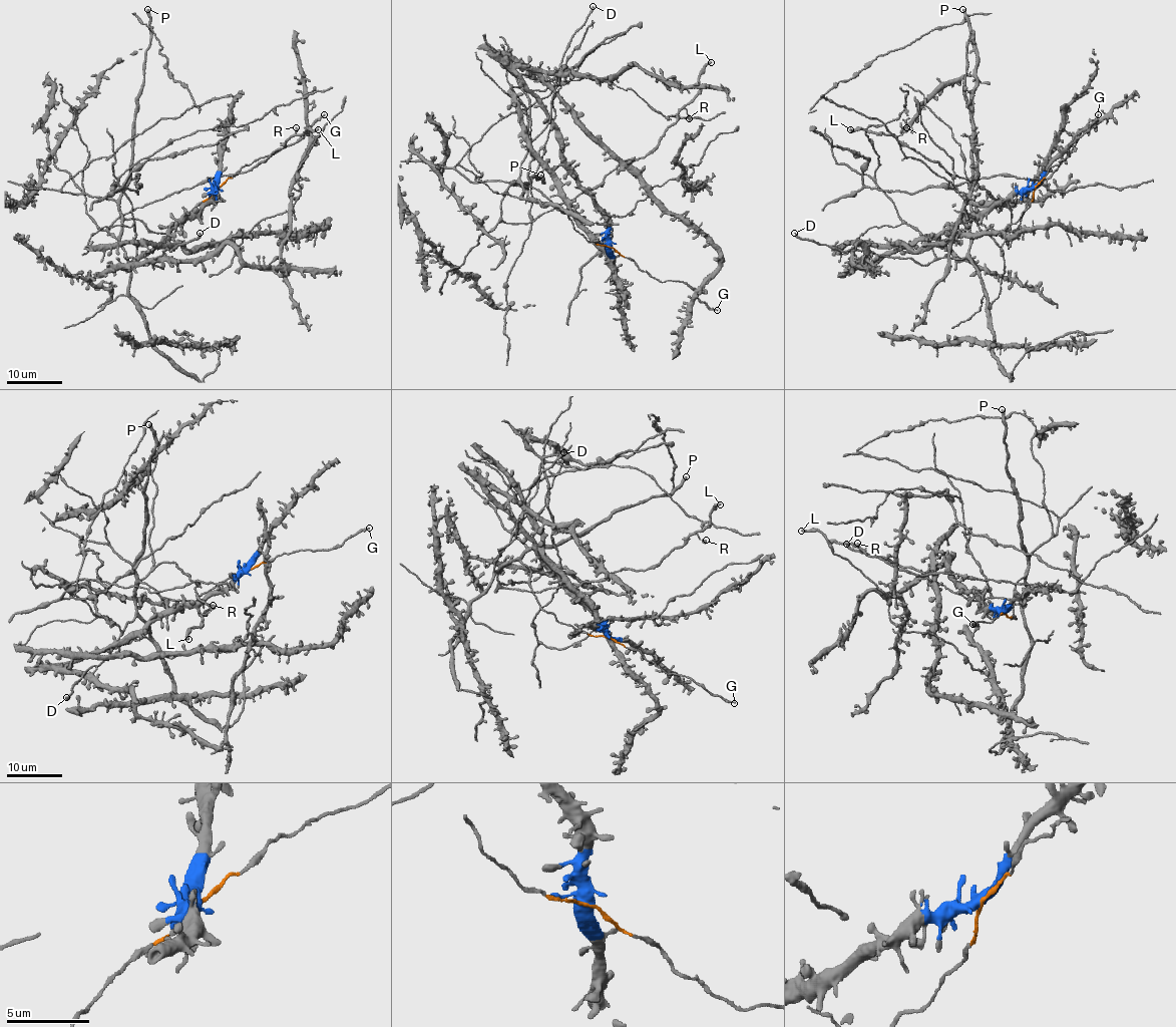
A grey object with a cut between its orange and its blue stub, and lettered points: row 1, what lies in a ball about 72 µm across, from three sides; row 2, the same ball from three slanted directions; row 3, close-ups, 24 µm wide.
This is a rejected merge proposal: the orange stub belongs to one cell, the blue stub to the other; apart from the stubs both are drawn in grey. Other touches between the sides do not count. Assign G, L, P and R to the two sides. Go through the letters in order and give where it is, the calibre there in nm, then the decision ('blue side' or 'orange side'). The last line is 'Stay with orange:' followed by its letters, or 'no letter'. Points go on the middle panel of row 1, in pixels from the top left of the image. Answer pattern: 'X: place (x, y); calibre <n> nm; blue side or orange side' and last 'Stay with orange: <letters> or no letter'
G: place (717, 310); calibre 220 nm; orange side
L: place (711, 62); calibre 280 nm; orange side
P: place (540, 175); calibre 440 nm; orange side
R: place (689, 118); calibre 380 nm; orange side
Stay with orange: G, L, P, R

